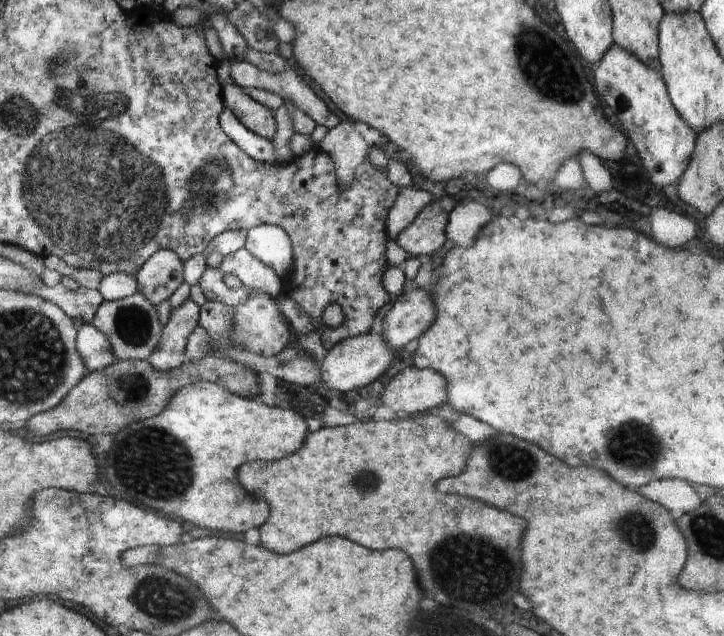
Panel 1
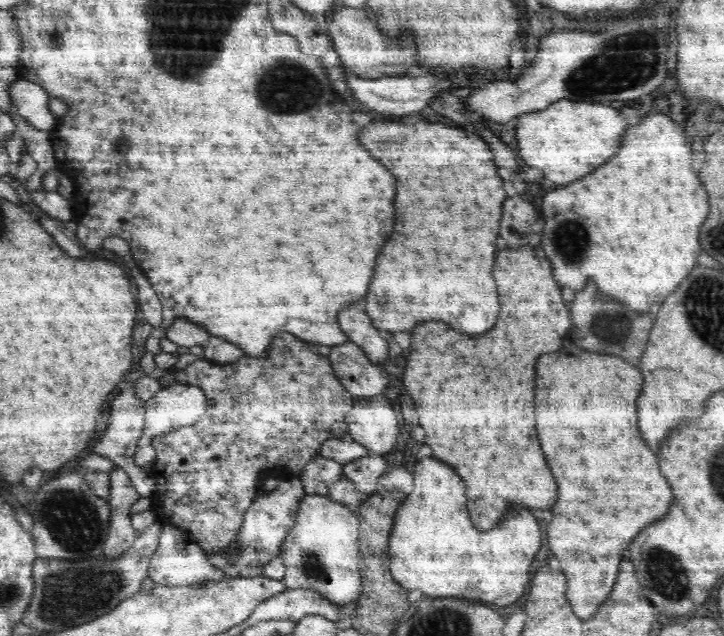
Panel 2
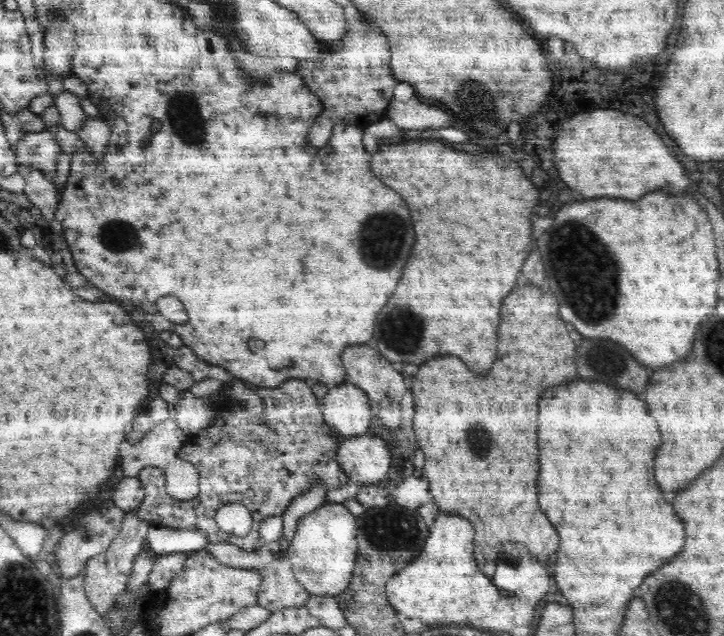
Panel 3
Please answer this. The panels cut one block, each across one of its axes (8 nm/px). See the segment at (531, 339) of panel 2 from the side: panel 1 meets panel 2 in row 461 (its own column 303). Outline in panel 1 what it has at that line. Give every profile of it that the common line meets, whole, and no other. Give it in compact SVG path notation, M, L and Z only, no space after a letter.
M430 414L416 415L416 418L406 418L406 420L370 420L370 422L356 422L350 426L342 426L342 428L320 428L318 432L310 432L300 450L278 460L278 462L246 462L240 464L236 470L236 478L238 482L244 486L244 490L248 490L252 496L262 498L268 506L270 506L270 516L268 520L260 526L260 546L268 548L272 552L278 554L290 554L310 542L316 542L322 536L344 536L356 544L362 544L366 548L372 550L386 550L386 548L398 548L404 550L410 560L414 562L414 570L418 576L418 584L424 592L424 596L432 596L436 602L442 602L444 606L456 606L460 610L488 610L490 606L502 606L510 600L510 596L514 596L518 592L518 582L520 582L520 572L522 572L522 562L520 562L520 538L524 532L524 520L516 518L508 512L500 512L498 508L486 506L484 502L476 502L470 498L458 498L458 496L448 496L448 494L440 494L434 490L434 484L438 478L442 476L452 476L452 474L460 474L466 468L466 460L468 460L468 448L470 448L470 440L466 440L466 436L462 436L460 432L454 432L446 426L446 422L438 416L430 416Z

